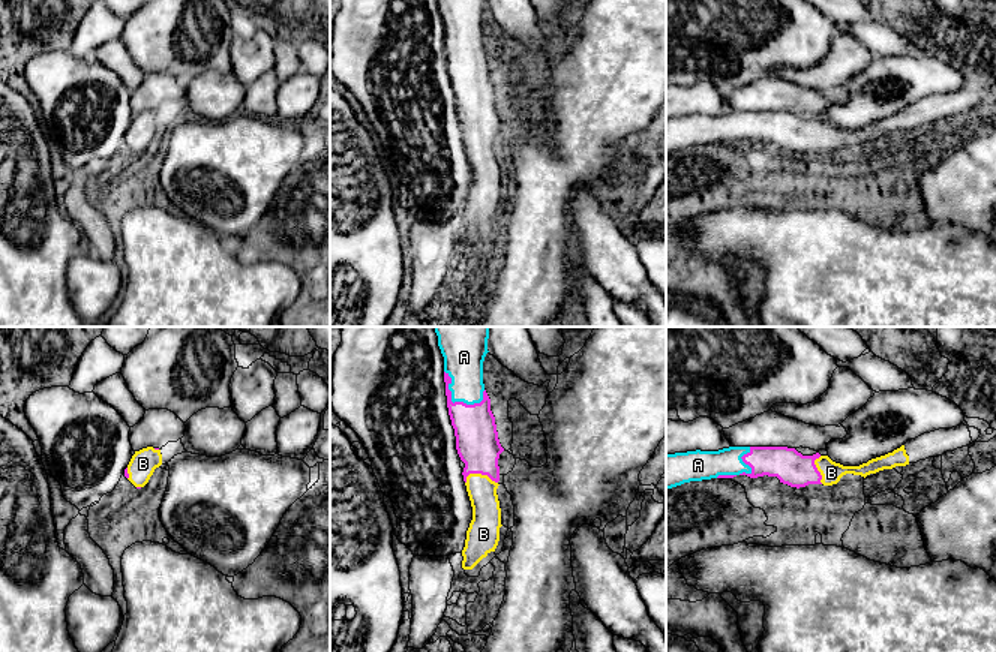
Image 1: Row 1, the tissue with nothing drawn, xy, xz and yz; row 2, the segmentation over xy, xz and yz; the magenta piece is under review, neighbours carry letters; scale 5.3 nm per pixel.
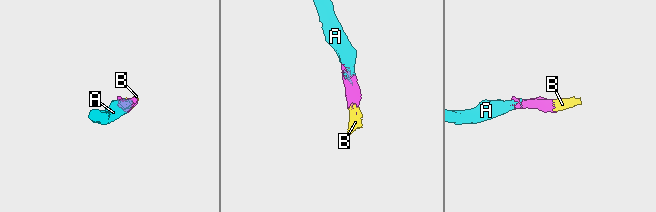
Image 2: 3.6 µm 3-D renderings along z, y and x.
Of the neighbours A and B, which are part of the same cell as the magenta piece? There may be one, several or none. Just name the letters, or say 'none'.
A, B

